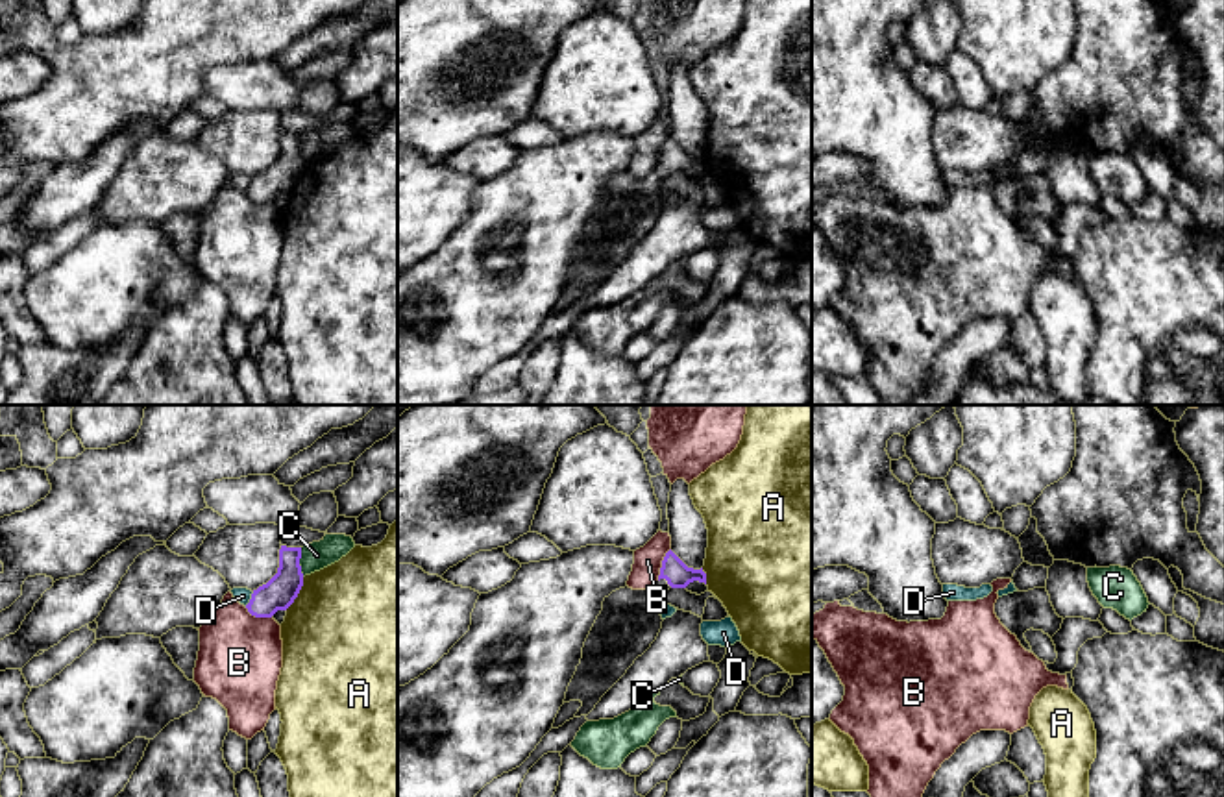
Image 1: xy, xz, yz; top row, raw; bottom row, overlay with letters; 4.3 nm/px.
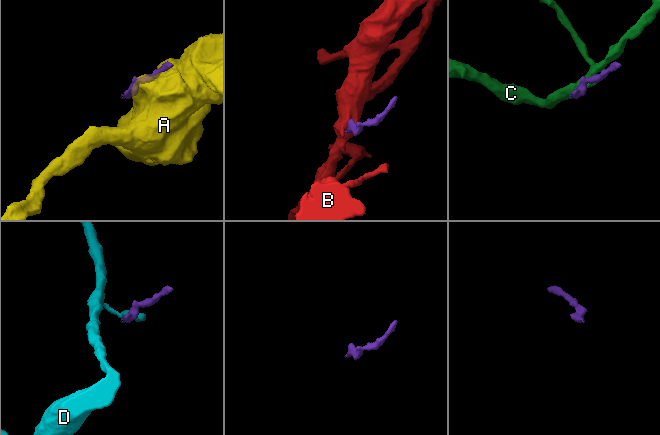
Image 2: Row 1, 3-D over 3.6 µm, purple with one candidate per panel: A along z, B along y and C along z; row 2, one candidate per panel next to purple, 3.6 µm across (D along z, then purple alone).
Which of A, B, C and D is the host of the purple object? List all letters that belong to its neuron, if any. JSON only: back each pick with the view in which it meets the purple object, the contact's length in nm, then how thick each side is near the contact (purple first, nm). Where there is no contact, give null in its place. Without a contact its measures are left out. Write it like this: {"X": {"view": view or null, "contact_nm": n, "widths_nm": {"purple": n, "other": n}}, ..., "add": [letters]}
{"add": []}

